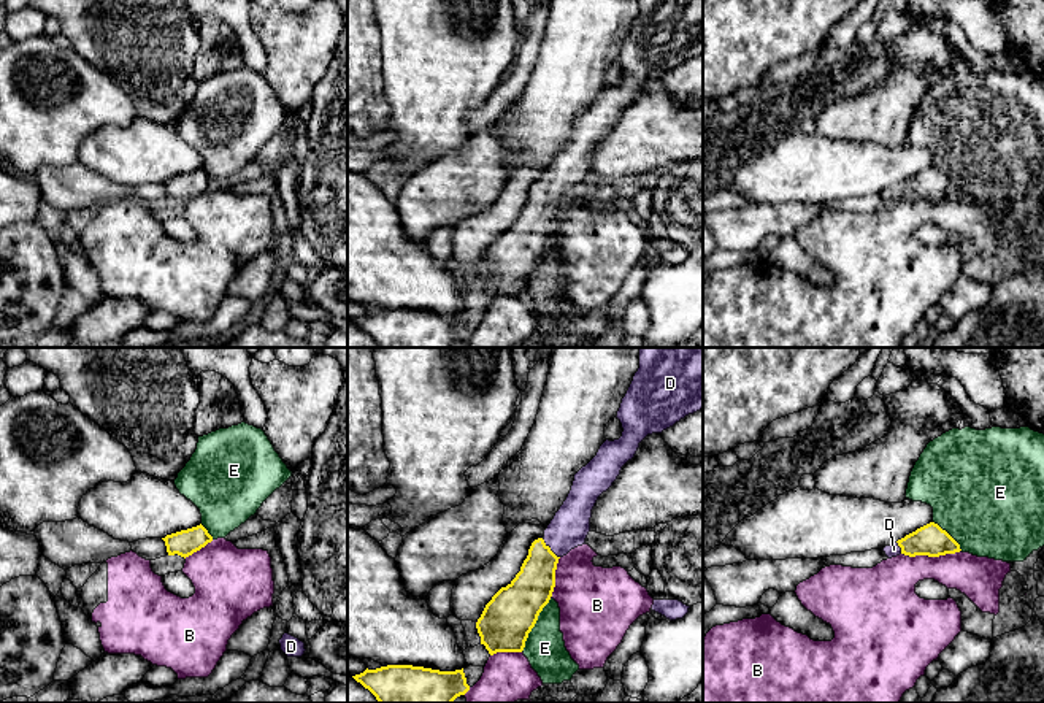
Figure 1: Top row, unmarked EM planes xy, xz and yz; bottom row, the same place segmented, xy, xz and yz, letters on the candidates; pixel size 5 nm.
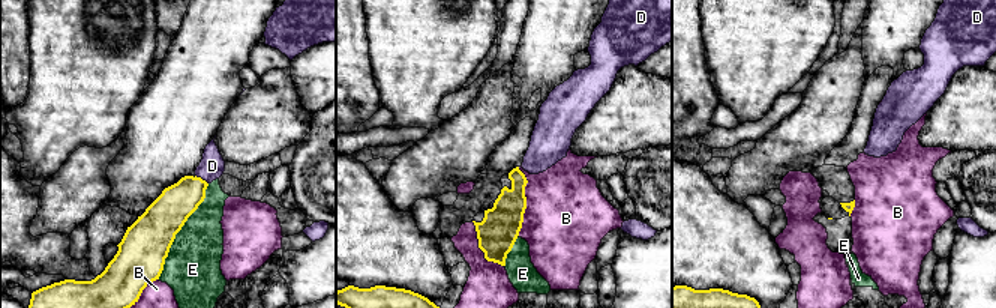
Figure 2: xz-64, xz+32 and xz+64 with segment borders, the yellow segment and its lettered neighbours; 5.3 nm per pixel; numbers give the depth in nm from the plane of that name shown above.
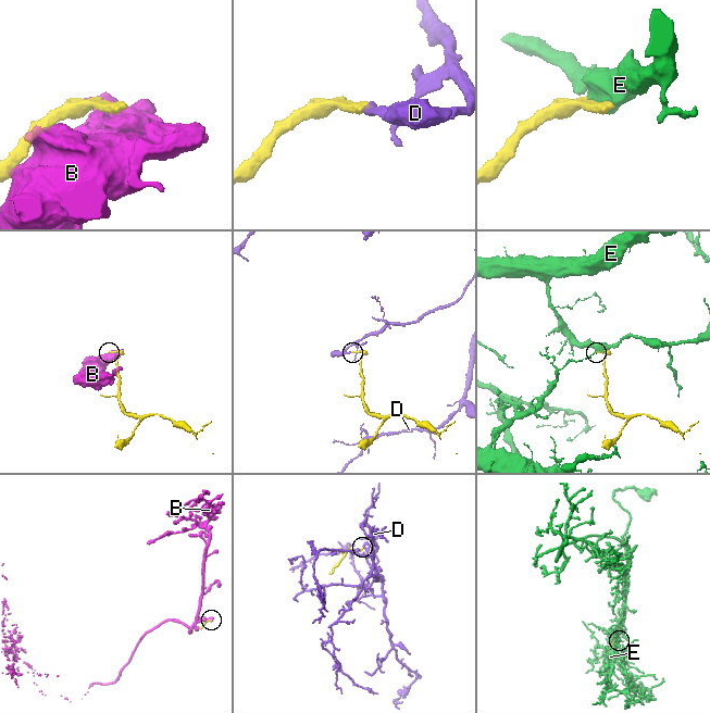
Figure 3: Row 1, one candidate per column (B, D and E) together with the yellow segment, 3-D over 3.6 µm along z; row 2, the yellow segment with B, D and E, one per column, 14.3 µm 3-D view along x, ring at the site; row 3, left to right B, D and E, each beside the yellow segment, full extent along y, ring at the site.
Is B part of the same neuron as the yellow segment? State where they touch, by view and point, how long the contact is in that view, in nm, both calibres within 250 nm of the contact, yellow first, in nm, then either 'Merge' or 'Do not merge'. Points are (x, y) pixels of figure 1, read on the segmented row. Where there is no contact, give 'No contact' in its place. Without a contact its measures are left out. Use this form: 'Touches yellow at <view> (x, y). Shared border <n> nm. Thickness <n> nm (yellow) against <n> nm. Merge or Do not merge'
Touches yellow at yz (930, 556). Shared border 300 nm. Thickness 160 nm (yellow) against 240 nm. Do not merge

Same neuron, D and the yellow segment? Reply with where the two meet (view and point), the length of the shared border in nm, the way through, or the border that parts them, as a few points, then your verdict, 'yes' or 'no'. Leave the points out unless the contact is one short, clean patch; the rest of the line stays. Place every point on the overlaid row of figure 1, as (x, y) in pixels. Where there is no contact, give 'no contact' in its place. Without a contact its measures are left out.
meets yellow in xz at (549, 548); contact 140 nm long; runs through xz (530, 591), (543, 554), (549, 548), (568, 529); yes

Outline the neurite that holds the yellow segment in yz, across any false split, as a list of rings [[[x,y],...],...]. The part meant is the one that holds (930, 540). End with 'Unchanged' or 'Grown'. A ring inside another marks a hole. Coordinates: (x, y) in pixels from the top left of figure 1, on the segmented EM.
[[[930,522],[882,549],[889,559],[900,554],[939,557],[960,552],[960,544],[938,524]]]. Grown

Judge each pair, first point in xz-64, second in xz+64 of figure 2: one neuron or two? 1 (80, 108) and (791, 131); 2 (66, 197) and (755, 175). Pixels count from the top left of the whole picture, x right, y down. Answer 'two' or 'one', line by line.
1: two
2: one

